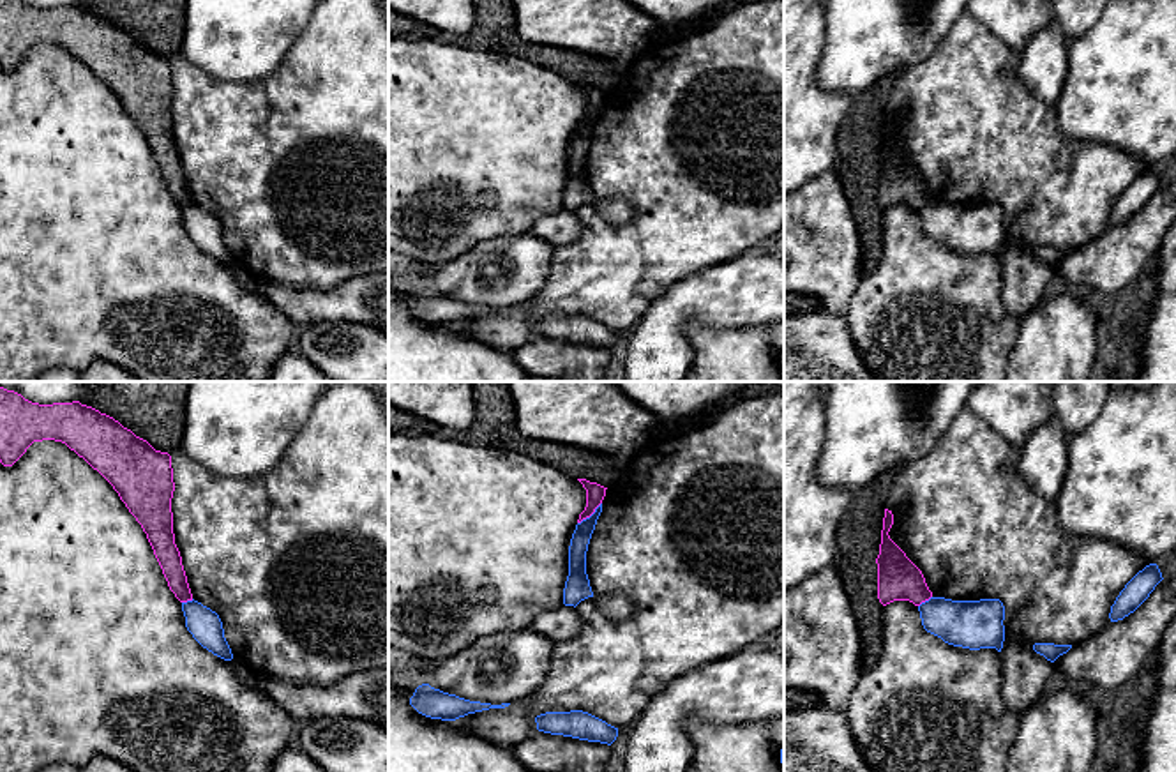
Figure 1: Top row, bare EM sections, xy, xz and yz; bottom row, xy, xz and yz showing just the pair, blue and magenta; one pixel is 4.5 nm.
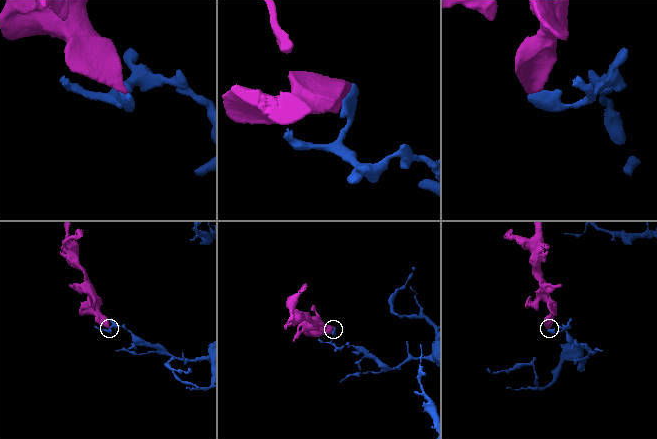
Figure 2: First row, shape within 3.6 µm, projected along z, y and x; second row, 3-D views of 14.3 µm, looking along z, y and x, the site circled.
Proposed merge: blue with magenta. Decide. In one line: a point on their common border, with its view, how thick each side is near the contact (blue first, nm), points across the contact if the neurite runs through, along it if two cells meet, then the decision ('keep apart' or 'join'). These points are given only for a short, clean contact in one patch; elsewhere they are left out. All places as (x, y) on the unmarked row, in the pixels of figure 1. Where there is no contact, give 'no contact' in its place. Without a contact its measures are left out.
meets blue in xz at (592, 119); 90 nm thick on the blue side, 90 nm on the other; border along xz (601, 106), (578, 128); keep apart

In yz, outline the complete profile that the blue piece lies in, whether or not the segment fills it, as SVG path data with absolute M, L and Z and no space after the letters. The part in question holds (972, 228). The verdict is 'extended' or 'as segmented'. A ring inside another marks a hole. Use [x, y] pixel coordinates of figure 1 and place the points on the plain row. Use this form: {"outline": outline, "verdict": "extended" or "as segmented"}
{"outline": "M931 201L918 210L922 230L945 247L969 254L996 253L1005 246L1005 210L999 203L952 205Z", "verdict": "as segmented"}

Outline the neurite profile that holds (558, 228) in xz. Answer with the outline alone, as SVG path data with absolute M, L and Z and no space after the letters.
M558 210L539 217L528 233L549 242L551 246L565 246L576 240L581 233L581 223L574 210Z

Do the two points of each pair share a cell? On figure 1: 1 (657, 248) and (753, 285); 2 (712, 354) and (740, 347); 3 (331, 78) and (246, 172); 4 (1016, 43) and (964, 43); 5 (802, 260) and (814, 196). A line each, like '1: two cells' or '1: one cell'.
1: two cells
2: one cell
3: one cell
4: two cells
5: one cell

